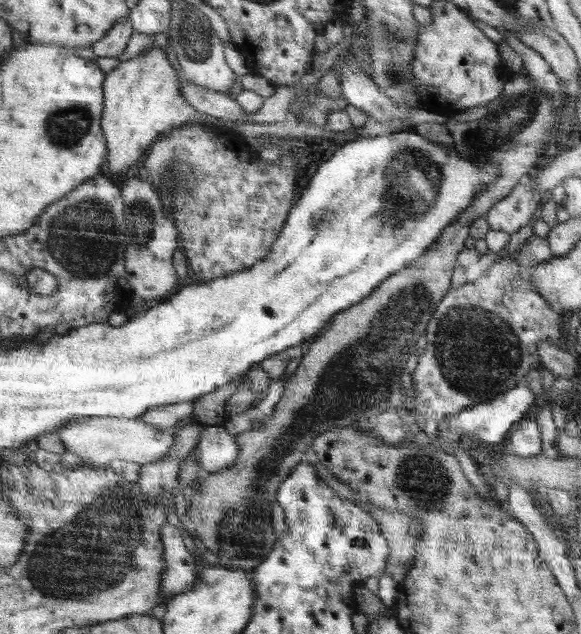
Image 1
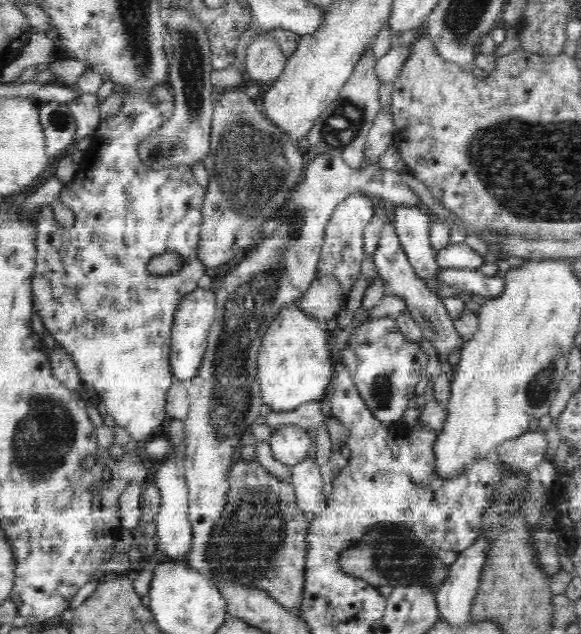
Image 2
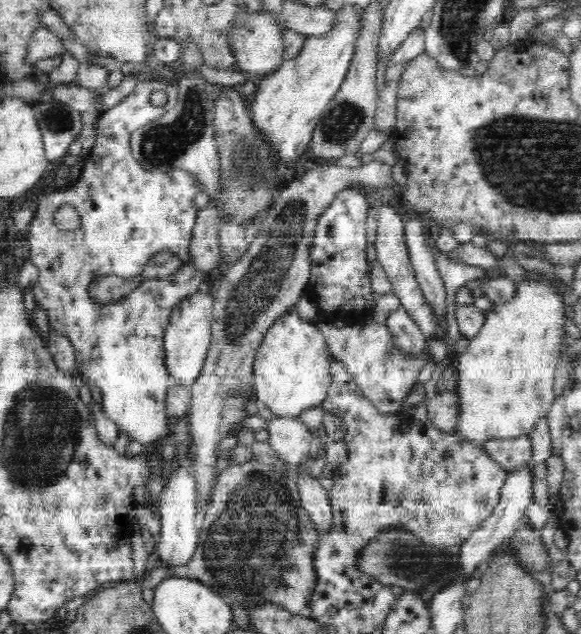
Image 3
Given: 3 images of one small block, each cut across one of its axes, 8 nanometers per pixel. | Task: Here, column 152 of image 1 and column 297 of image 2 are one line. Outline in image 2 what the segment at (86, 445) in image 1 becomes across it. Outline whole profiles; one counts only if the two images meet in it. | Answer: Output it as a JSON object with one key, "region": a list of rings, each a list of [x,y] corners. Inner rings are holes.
{"region":[[[282,424],[272,430],[270,446],[276,460],[296,466],[314,454],[314,434],[296,424]]]}

